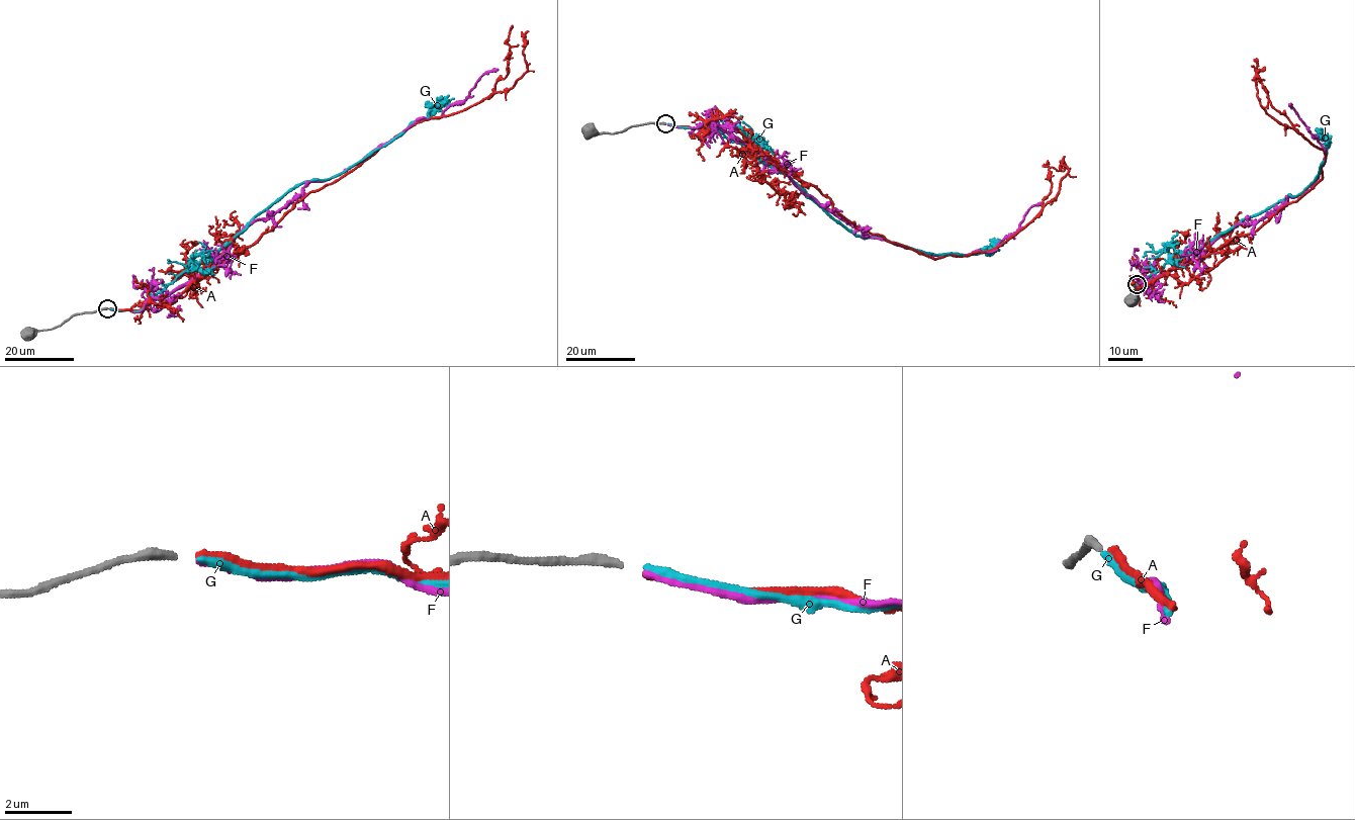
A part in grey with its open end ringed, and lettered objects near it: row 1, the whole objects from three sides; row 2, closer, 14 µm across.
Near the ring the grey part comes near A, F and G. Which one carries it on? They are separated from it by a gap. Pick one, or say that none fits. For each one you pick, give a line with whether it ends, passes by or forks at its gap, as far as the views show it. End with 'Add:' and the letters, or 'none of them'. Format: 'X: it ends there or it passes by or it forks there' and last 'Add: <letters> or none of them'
G: it ends there
Add: G

